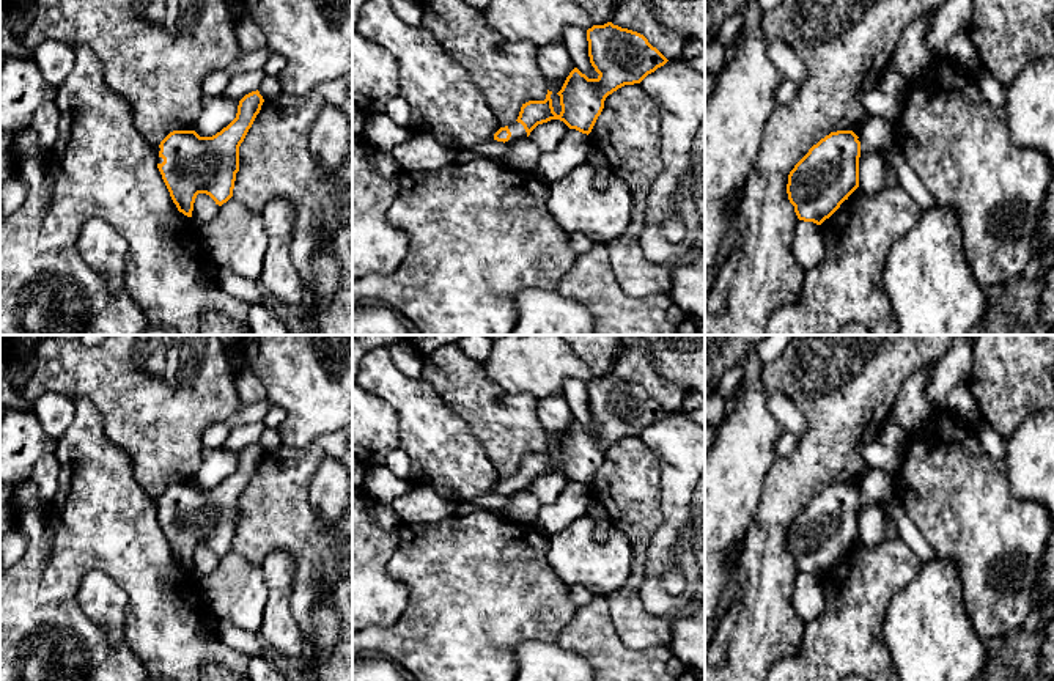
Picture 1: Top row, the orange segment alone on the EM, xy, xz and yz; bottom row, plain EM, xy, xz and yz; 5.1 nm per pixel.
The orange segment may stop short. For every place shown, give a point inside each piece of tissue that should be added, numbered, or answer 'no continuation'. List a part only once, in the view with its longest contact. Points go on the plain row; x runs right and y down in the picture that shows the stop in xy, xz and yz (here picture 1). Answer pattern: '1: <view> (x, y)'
1: xz (518, 485)

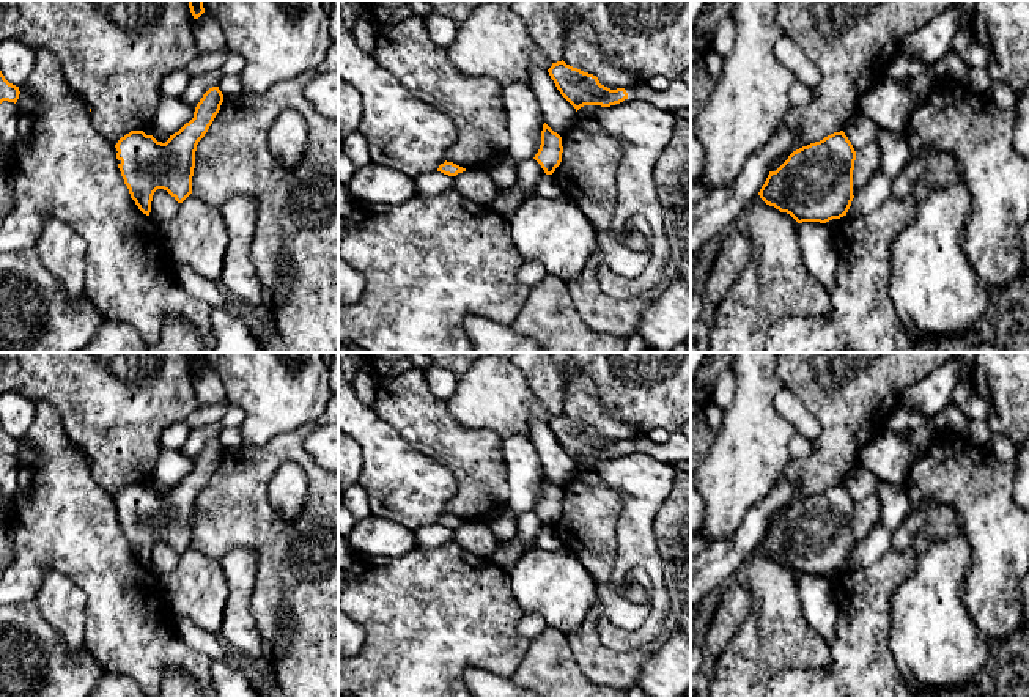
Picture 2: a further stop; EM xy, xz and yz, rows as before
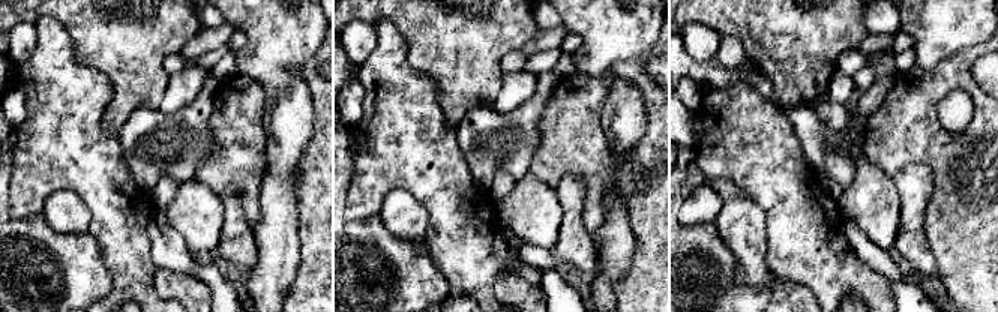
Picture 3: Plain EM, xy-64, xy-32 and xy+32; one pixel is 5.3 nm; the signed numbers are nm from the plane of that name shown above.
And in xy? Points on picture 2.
no continuation

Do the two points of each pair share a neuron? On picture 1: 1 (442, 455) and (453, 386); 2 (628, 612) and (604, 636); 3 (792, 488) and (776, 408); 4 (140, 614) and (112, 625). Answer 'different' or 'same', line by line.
1: different
2: different
3: different
4: different

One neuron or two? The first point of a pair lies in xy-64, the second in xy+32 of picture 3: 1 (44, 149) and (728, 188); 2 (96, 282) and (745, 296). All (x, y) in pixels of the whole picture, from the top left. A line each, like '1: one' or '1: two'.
1: two
2: one

